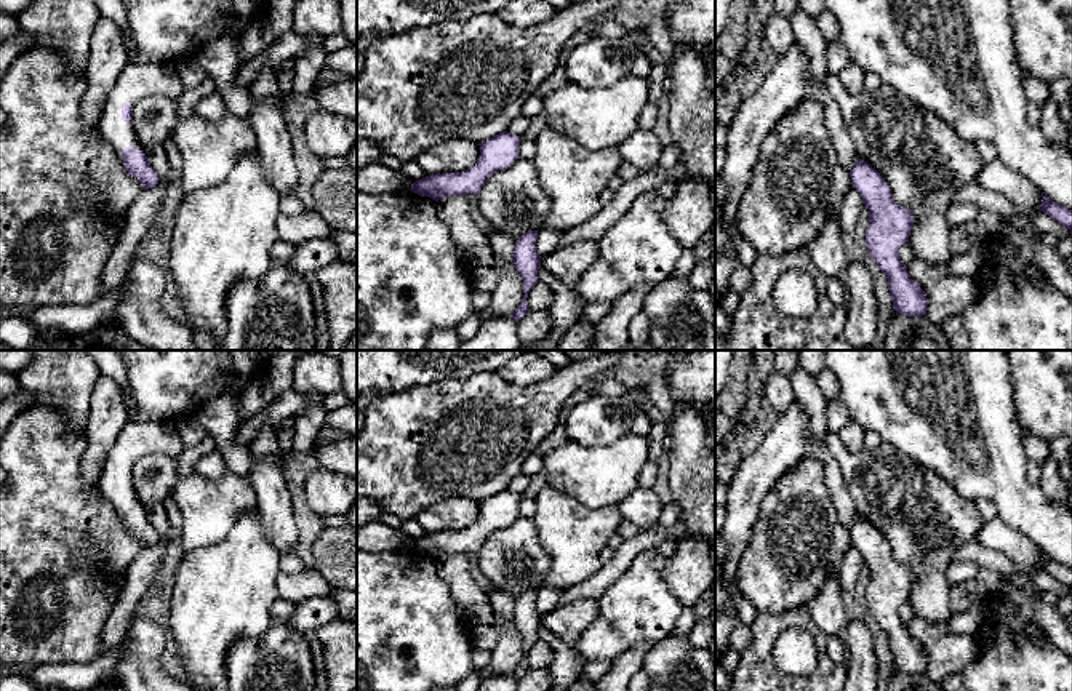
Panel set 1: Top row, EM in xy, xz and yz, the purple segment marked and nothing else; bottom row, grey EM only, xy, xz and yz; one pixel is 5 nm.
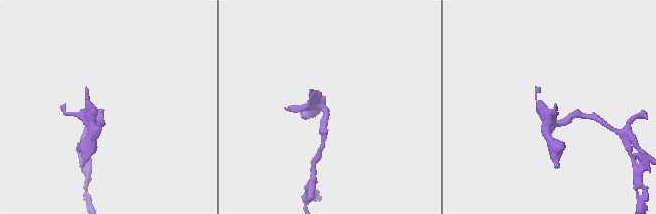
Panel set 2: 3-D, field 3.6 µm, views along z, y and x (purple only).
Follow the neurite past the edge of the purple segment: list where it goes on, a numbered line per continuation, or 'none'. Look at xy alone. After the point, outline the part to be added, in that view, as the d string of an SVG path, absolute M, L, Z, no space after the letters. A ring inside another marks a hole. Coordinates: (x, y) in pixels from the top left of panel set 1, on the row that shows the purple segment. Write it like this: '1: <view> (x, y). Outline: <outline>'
1: xy (136, 80). Outline: M128 62L110 96L104 104L99 128L107 142L122 157L125 147L138 147L144 152L133 128L133 122L122 120L122 104L131 107L149 94L163 94L178 101L186 91L179 75L170 64L133 64Z

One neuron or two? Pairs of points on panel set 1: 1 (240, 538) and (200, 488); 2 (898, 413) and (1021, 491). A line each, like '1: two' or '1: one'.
1: two
2: one

